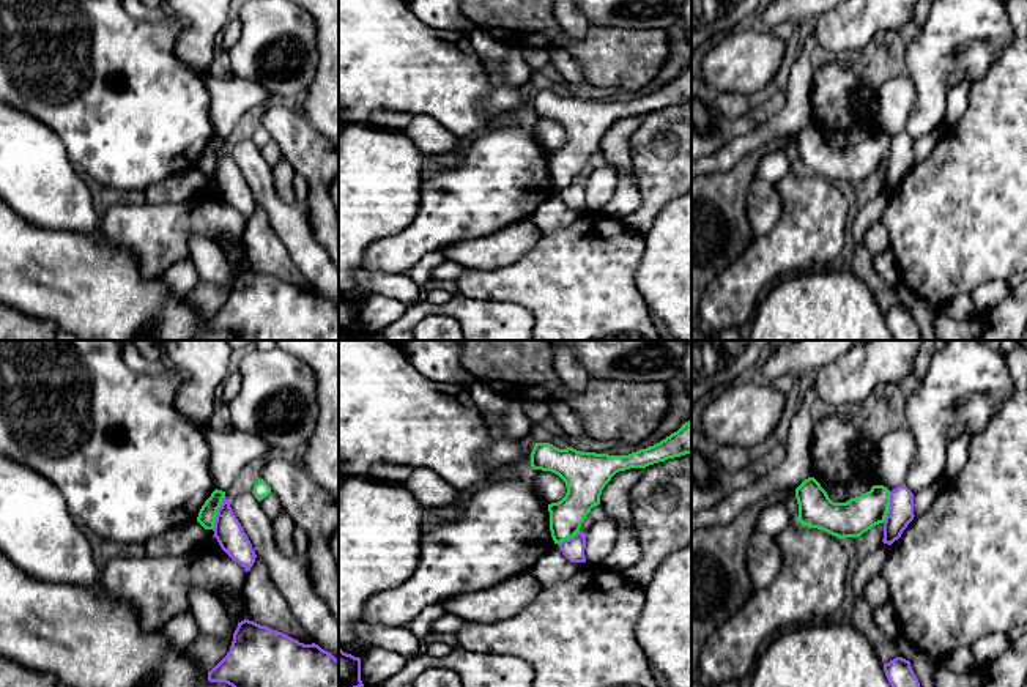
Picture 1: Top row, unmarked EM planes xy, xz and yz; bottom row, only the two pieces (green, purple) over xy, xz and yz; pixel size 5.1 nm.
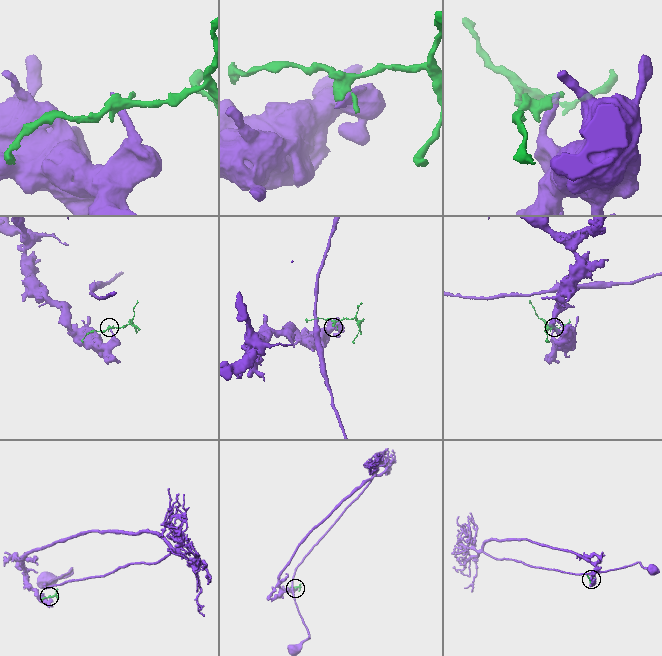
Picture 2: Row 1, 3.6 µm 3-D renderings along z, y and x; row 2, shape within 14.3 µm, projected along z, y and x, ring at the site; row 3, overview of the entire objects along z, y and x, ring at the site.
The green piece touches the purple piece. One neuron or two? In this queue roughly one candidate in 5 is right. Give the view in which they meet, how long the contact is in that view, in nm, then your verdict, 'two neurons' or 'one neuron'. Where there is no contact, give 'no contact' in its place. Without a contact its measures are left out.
meets green in xy; contact 180 nm long; two neurons

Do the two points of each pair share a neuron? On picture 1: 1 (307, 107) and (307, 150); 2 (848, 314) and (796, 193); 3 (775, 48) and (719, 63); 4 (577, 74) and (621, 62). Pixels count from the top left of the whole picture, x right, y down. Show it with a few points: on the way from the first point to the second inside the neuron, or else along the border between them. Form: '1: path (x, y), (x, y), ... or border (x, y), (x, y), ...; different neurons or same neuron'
1: border (295, 104), (322, 136); different neurons
2: border (830, 267), (793, 276); different neurons
3: path (761, 52), (733, 63); same neuron
4: border (558, 46), (569, 52), (586, 81); different neurons

